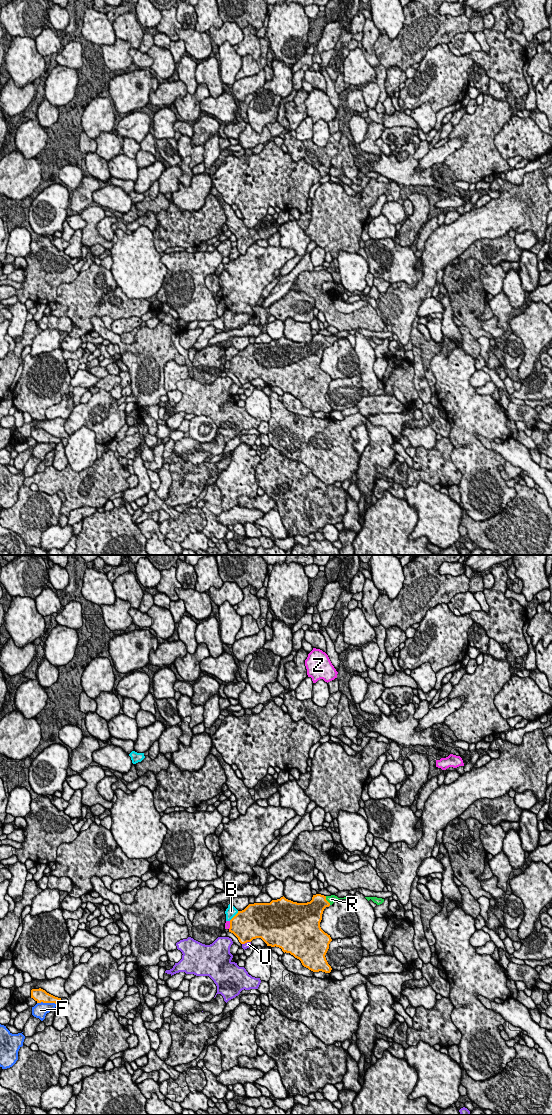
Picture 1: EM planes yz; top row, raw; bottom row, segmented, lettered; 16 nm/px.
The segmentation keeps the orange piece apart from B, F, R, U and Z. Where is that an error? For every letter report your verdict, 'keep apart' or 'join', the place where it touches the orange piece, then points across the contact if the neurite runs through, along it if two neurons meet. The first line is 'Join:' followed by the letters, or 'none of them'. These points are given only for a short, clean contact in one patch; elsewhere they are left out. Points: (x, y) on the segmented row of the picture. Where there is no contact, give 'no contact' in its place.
Join: R
B: keep apart; contact yz (234, 916)
F: keep apart; contact yz (46, 1002)
R: join; contact yz (326, 900); way yz (314, 909), (326, 900), (331, 899)
U: keep apart; contact yz (246, 942)
Z: keep apart; contact yz (230, 925)

